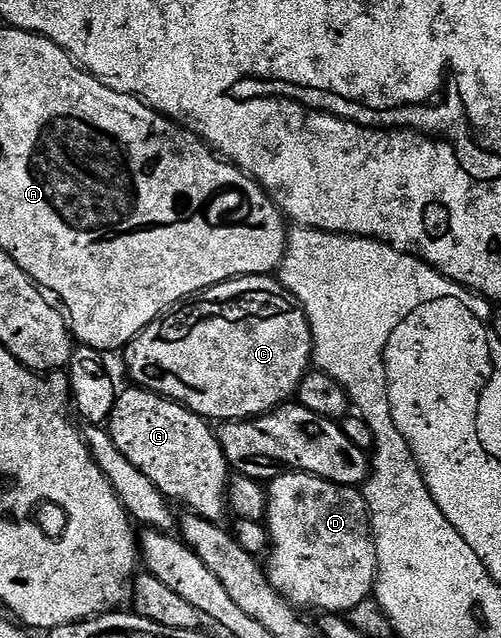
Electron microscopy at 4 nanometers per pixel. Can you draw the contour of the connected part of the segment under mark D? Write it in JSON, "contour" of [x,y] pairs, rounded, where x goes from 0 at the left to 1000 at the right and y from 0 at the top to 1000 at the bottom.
{"contour":[[[569,741],[547,746],[543,754],[545,757],[541,763],[537,760],[533,773],[535,787],[529,809],[529,824],[541,856],[537,864],[541,884],[531,886],[529,897],[533,900],[533,912],[539,914],[541,922],[545,922],[559,936],[571,939],[583,951],[591,955],[623,951],[625,956],[637,958],[635,961],[699,961],[713,948],[735,944],[749,917],[749,848],[741,842],[741,807],[733,803],[731,781],[707,763],[663,762],[651,751],[633,749],[625,745],[603,743],[597,746],[589,741]]]}

